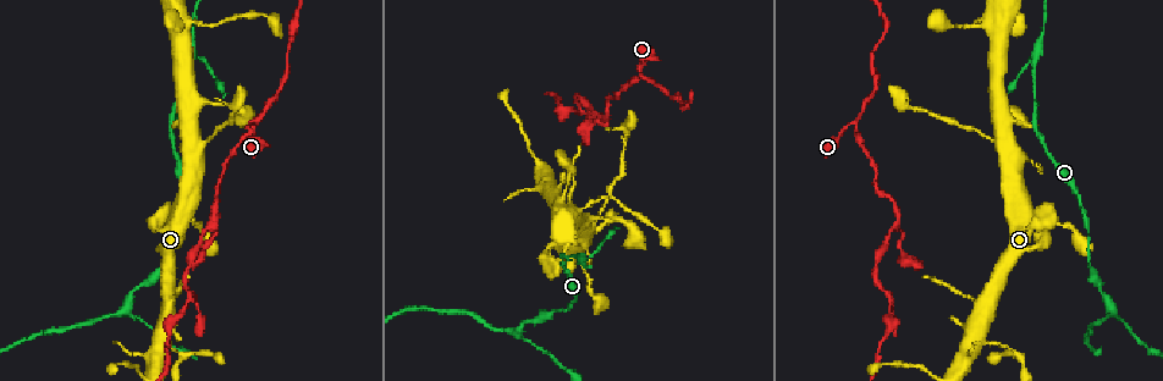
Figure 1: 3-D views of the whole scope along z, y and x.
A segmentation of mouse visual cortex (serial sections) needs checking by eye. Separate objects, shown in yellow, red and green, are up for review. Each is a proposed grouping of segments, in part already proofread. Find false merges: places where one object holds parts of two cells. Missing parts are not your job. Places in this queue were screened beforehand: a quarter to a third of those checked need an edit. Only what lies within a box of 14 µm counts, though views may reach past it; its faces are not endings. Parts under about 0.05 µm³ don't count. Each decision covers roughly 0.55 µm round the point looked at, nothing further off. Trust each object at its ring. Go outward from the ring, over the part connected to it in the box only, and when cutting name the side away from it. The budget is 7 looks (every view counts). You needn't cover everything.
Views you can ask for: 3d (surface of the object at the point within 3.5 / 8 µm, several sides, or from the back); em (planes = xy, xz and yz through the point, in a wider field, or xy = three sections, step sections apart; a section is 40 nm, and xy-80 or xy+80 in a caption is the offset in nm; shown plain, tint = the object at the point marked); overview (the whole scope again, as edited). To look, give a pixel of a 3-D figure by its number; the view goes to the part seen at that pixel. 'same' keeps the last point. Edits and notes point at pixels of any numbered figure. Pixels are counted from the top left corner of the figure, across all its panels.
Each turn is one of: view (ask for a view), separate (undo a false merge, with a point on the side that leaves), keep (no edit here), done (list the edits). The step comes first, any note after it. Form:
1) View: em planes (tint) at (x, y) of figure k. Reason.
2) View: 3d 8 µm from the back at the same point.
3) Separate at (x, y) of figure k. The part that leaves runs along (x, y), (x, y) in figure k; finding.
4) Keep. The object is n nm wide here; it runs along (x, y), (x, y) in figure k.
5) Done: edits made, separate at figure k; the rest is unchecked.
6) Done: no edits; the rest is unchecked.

View: 3d 8 µm at (644, 78) of figure 1. A fork.

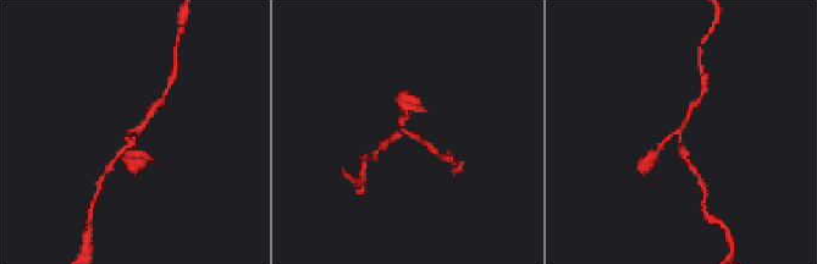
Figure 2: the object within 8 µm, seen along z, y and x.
View: 3d 3.5 µm at (407, 132) of figure 2.

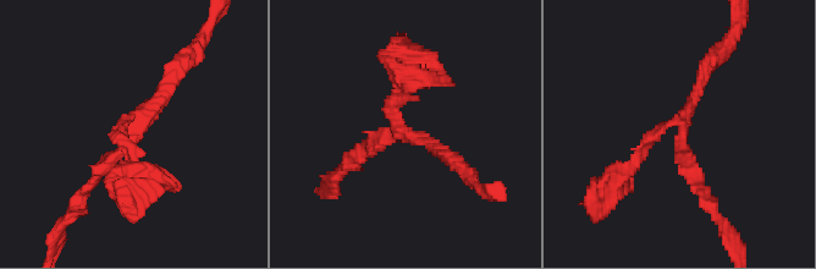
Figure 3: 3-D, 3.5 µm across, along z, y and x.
Keep. The arms are 150, 150, 200 nm wide; it runs along (402, 82), (402, 135), (360, 153) in figure 3; all the same cell.

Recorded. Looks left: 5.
View: 3d 8 µm from the back at (582, 260) of figure 1. Sudden change in width.

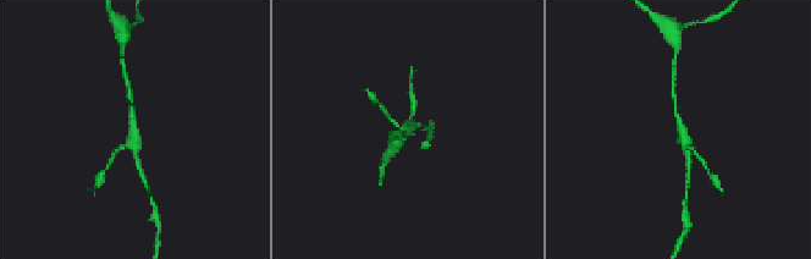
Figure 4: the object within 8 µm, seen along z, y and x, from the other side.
View: 3d 3.5 µm from the back at (132, 125) of figure 4.

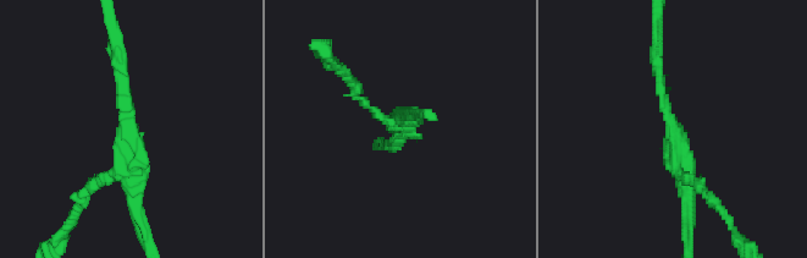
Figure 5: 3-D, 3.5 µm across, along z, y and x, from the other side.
View: em xy step 2 (tint) at (129, 130) of figure 5. The arms are 150, 200 nm wide; now the EM.

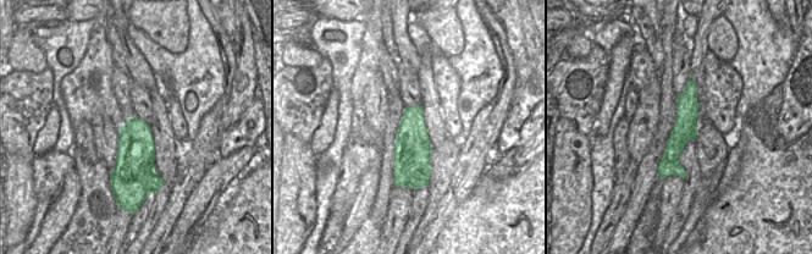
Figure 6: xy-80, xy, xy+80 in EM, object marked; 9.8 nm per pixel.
Separate at (82, 193) of figure 5. Two cells meet here.

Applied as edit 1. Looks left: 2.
View: 3d 3.5 µm from the back at (202, 146) of figure 1.

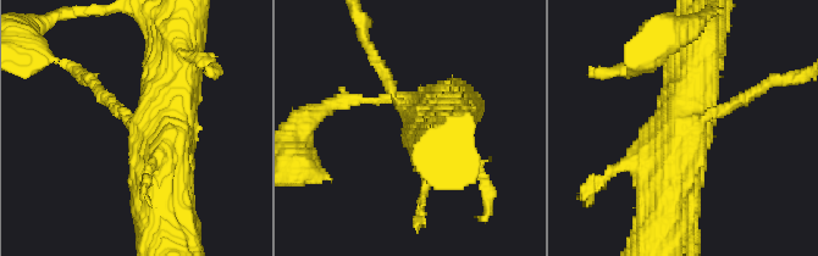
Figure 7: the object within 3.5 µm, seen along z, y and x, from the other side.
View: em xy step 5 (tint) at (140, 123) of figure 7. Need the tissue.

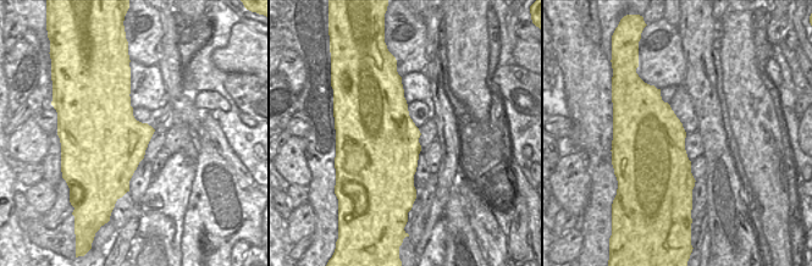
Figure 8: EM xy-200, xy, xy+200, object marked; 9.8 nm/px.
Keep. It runs along (664, 205), (696, 88), (698, 48) in figure 7; continuous, no second cell.

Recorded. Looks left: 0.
Done: edits made, separate at figure 5; the rest is unchecked.

